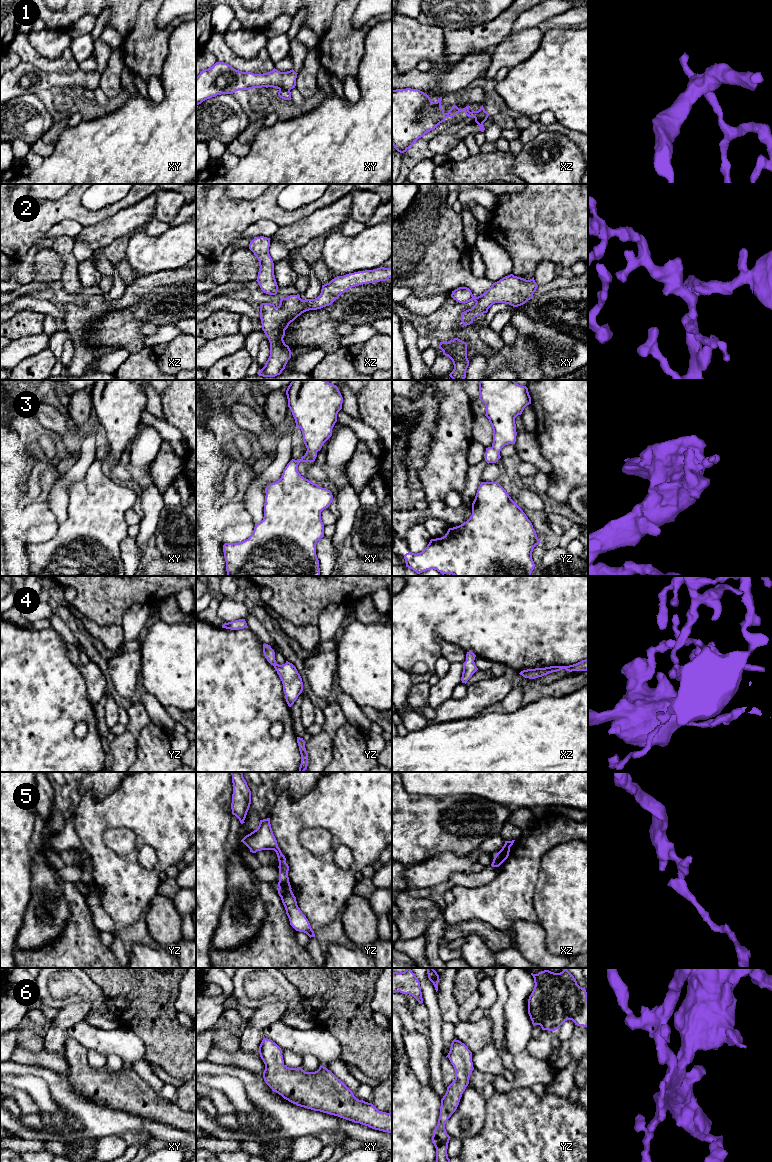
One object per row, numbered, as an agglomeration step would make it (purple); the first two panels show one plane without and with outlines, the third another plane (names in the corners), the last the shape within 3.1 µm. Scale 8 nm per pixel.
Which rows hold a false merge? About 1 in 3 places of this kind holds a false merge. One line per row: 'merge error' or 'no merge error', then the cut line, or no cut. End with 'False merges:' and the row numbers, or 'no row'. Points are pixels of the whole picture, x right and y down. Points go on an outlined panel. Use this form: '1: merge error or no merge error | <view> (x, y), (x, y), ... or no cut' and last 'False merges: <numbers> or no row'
1: merge error | xz (484, 115), (480, 114), (475, 119)
2: no merge error | no cut
3: no merge error | no cut
4: no merge error | no cut
5: merge error | yz (279, 886), (290, 890)
6: no merge error | no cut
False merges: 1, 5

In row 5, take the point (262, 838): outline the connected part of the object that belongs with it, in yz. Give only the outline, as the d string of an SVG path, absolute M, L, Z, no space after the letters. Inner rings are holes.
M270 818L260 820L258 828L246 835L241 842L243 842L252 853L261 850L274 850L279 861L278 887L288 890L292 889L288 877L289 866L286 863L285 856L278 847L277 840L271 828Z

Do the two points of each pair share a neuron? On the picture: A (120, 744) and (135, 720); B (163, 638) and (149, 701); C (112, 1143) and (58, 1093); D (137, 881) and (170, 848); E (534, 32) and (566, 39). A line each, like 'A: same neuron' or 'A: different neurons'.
A: same neuron
B: different neurons
C: different neurons
D: same neuron
E: different neurons

